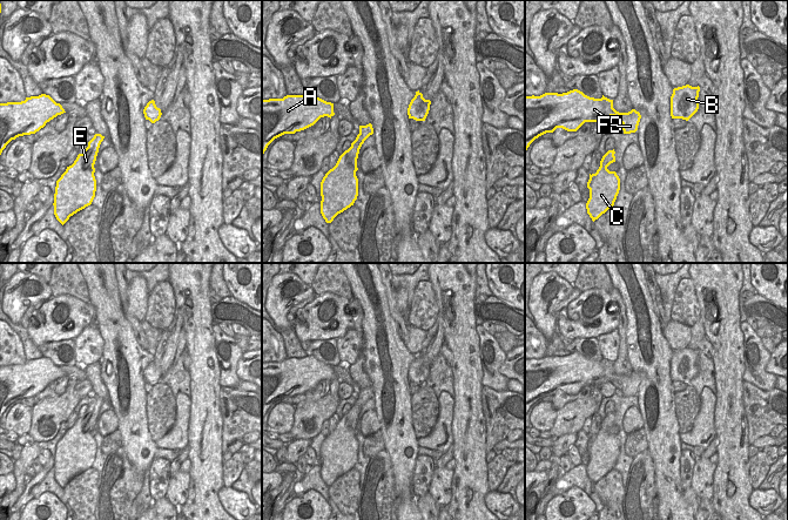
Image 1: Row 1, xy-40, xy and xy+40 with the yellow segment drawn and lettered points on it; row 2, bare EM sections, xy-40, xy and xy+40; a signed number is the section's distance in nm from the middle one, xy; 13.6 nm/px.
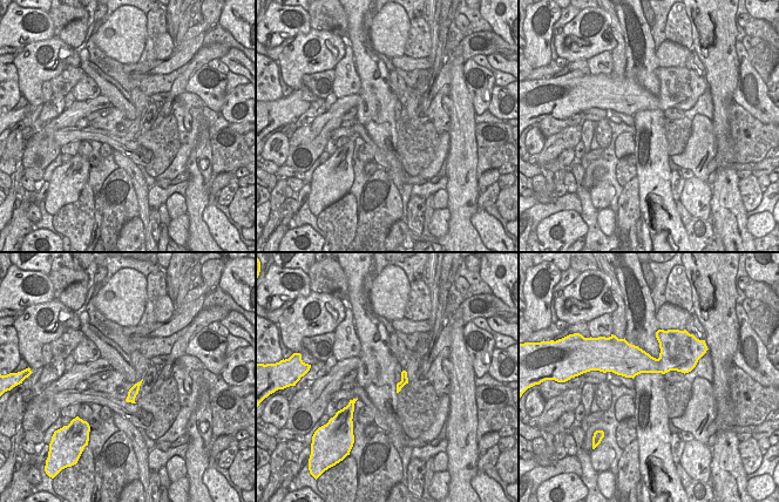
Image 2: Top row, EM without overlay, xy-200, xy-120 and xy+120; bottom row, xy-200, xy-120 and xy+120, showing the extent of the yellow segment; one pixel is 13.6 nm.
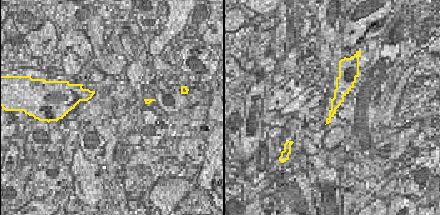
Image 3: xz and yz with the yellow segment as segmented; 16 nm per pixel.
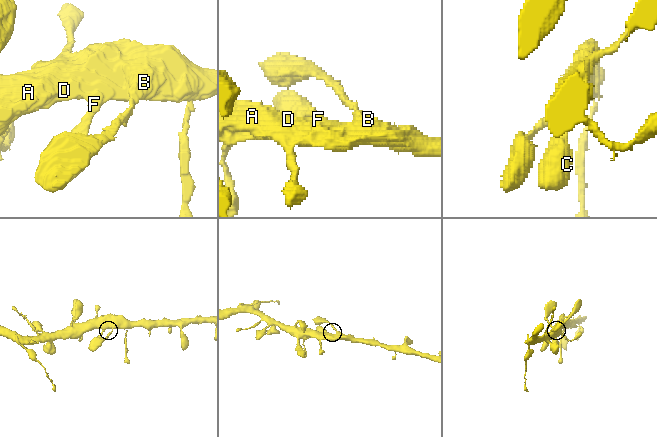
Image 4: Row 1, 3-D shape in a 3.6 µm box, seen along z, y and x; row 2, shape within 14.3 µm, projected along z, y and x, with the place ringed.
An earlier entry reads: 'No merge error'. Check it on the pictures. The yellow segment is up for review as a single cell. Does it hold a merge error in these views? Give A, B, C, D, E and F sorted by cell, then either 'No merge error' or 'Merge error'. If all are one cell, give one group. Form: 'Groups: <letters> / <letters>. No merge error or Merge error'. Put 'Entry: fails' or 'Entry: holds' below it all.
Groups: A B C D E F. No merge error.
Entry: holds

